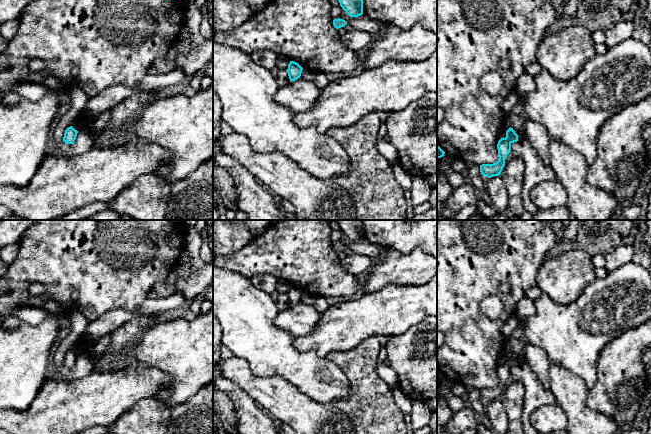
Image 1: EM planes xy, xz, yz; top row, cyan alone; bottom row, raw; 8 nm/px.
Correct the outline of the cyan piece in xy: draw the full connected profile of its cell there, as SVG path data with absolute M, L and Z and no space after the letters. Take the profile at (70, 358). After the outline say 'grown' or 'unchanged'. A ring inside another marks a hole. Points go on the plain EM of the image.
M72 350L68 351L65 354L63 366L65 366L67 368L73 368L76 363L77 357L78 357L78 355L75 354Z; unchanged

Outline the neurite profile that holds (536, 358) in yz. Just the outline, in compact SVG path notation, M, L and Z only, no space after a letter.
M525 342L523 351L525 362L535 374L541 386L549 389L549 369L551 361L546 352L537 346Z

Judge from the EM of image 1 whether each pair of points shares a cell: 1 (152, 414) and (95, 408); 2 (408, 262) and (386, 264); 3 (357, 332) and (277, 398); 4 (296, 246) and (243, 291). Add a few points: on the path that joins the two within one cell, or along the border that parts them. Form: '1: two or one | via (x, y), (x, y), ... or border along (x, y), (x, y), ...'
1: two | border along (145, 398), (137, 401), (111, 423)
2: one | via (403, 264), (391, 264)
3: two | border along (358, 344), (347, 350), (332, 350), (325, 357)
4: two | border along (228, 270), (238, 272), (250, 279)

